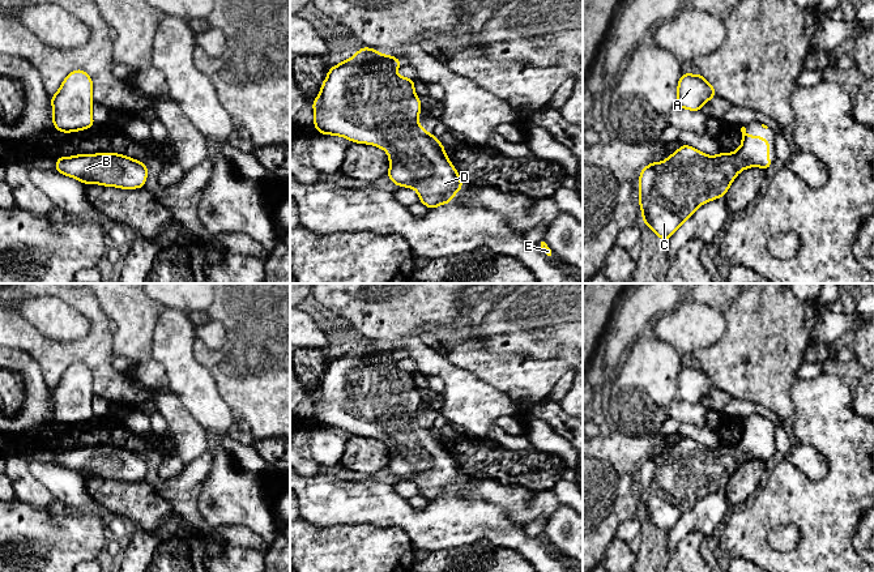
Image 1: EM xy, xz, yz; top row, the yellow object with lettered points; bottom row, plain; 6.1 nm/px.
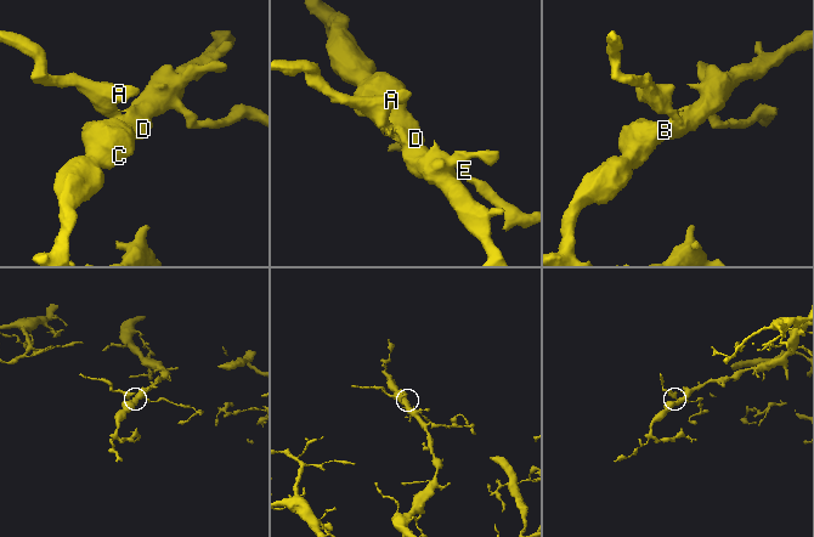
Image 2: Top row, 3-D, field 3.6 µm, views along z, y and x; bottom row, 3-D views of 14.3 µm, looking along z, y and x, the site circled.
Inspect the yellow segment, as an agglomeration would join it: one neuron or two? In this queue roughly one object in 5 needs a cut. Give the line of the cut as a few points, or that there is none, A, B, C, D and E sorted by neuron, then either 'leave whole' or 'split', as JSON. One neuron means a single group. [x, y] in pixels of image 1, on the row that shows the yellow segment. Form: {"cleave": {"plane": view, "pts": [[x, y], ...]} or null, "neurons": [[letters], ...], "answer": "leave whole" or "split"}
{"cleave": null, "neurons": [["A", "B", "C", "D", "E"]], "answer": "leave whole"}

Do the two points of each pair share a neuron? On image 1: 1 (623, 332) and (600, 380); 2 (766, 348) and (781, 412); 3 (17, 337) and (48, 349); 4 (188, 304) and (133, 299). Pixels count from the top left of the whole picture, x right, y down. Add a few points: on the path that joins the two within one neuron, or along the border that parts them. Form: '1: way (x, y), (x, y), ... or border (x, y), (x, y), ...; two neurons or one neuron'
1: way (615, 344), (605, 368); one neuron
2: way (766, 363), (766, 381), (775, 396); one neuron
3: way (25, 337), (41, 349); one neuron
4: border (148, 297), (165, 307); two neurons

